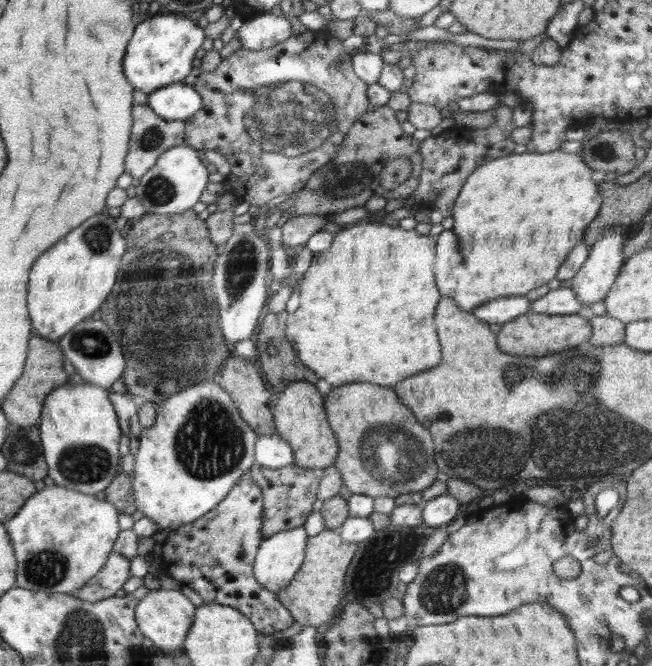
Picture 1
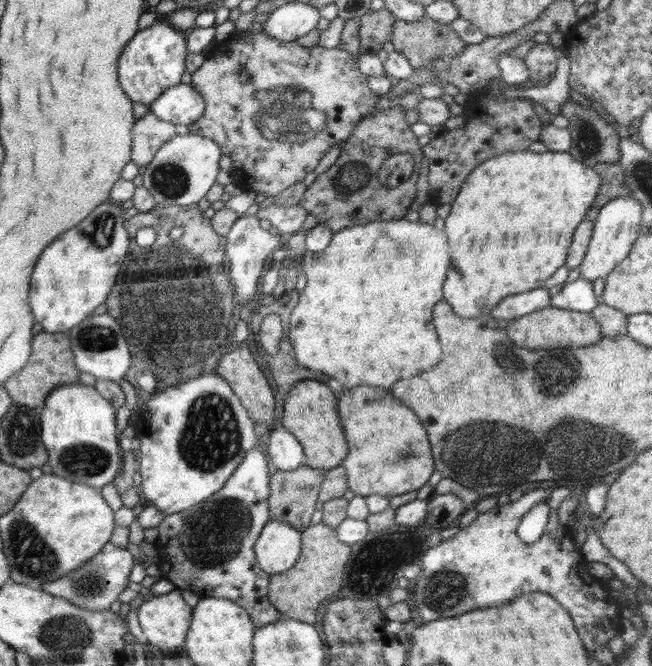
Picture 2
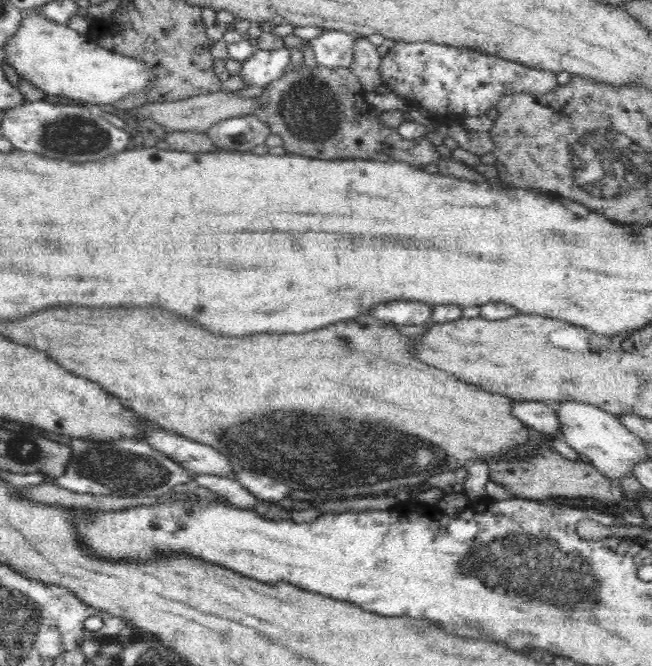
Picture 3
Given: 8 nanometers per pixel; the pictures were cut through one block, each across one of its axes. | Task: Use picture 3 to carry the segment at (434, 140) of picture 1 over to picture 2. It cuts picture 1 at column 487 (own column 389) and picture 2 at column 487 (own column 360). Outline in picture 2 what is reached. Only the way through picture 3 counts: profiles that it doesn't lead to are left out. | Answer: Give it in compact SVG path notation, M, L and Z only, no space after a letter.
M502 78L492 79L490 83L484 87L484 92L480 92L478 96L478 104L484 106L480 108L480 112L476 112L474 116L467 116L466 124L460 128L445 130L436 138L431 140L429 144L422 147L421 150L429 162L428 168L428 202L436 204L452 204L457 197L465 178L481 163L492 157L500 156L510 152L527 150L529 146L537 142L540 131L546 126L542 119L538 117L530 103L530 98L515 98L508 100L503 97L502 92L507 88L502 87L505 81Z

